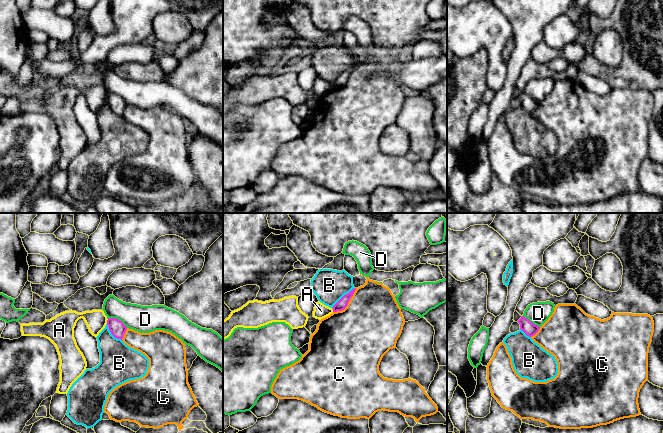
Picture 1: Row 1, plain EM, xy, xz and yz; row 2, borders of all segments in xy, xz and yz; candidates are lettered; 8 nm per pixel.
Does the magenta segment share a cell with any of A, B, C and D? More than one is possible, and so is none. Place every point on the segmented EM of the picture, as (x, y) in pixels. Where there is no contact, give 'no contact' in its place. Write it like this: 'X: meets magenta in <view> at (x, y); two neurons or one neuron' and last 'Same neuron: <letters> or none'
A: meets magenta in xy at (107, 321); two neurons
B: meets magenta in xz at (342, 297); two neurons
C: meets magenta in xz at (347, 304); two neurons
D: meets magenta in xy at (117, 319); two neurons
Same neuron: none

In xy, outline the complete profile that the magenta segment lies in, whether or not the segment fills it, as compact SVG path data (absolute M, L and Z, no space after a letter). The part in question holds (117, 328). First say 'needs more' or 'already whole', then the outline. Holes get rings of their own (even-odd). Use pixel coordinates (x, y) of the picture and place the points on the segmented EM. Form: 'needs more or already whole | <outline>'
already whole | M108 318L107 325L111 334L117 339L123 339L124 334L127 330L127 327L123 324L122 321L116 318Z

